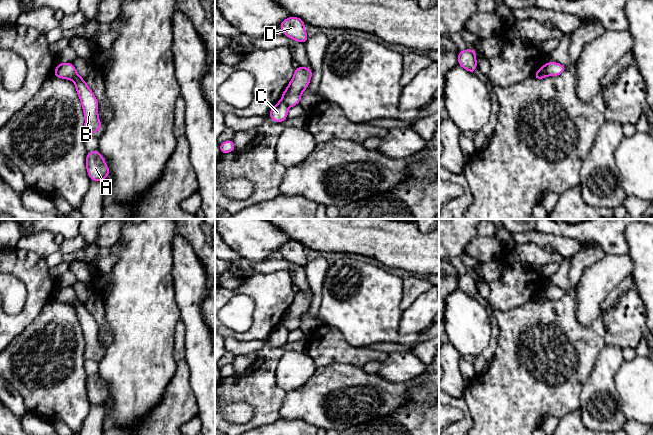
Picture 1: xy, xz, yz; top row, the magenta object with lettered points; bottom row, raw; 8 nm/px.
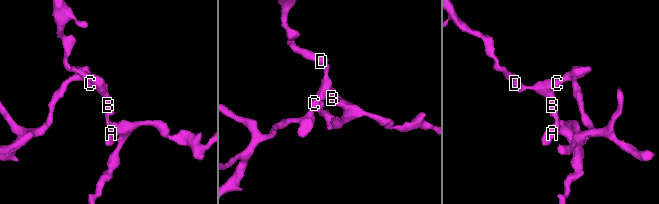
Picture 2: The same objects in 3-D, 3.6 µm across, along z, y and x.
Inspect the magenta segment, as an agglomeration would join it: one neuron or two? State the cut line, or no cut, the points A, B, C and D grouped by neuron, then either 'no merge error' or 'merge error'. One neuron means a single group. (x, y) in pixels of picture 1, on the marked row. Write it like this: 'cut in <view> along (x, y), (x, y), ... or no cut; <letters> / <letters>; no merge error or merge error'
cut in yz along (544, 65), (547, 74); A B D / C; merge error

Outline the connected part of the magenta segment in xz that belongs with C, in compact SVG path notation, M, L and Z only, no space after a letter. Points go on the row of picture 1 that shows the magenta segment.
M282 101L278 102L269 112L271 119L275 122L283 122L287 119L288 106Z

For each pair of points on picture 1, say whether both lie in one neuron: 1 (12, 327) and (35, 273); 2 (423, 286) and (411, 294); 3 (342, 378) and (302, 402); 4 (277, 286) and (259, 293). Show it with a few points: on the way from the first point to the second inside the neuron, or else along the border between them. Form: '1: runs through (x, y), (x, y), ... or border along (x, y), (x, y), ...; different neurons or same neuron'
1: runs through (26, 314), (35, 303), (35, 287); same neuron
2: runs through (420, 286), (414, 291); same neuron
3: runs through (332, 388), (312, 402); same neuron
4: runs through (273, 290), (263, 291); same neuron

